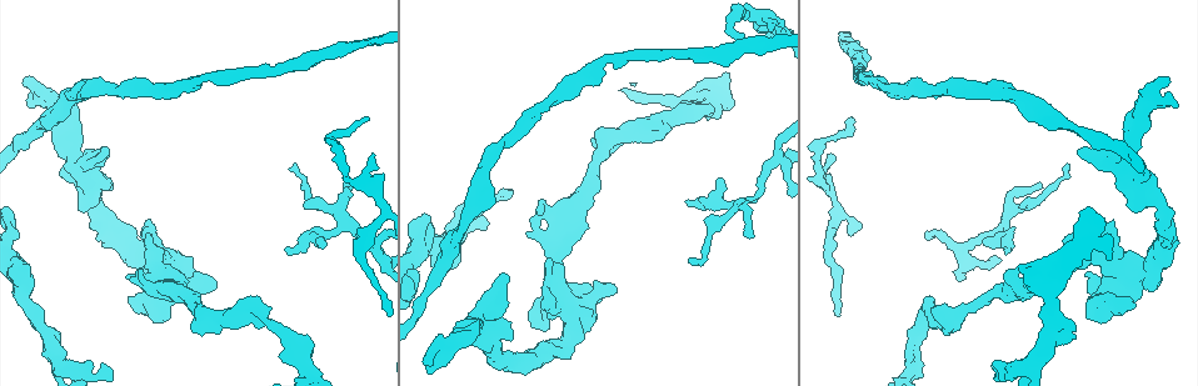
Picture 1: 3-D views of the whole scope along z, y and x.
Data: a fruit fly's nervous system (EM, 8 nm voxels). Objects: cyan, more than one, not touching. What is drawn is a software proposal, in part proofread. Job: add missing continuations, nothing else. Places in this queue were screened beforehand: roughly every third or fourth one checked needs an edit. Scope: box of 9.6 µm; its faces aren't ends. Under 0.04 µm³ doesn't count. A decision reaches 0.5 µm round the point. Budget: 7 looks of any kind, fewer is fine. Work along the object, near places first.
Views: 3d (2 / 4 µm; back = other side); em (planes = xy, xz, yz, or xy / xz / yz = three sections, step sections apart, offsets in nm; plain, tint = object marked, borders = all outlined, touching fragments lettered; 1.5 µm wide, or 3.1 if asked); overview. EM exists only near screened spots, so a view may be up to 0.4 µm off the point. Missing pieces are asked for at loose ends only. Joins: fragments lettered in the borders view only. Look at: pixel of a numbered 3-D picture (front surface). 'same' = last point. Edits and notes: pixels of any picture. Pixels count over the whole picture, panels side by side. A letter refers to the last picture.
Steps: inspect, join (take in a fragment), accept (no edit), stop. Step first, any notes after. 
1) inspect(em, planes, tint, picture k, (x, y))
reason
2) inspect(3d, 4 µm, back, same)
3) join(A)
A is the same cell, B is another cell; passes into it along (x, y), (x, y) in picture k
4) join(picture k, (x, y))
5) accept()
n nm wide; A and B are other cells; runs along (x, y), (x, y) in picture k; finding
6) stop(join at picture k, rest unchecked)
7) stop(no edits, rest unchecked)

inspect(em, planes, plain, picture 1, (852, 116))
branch stops here

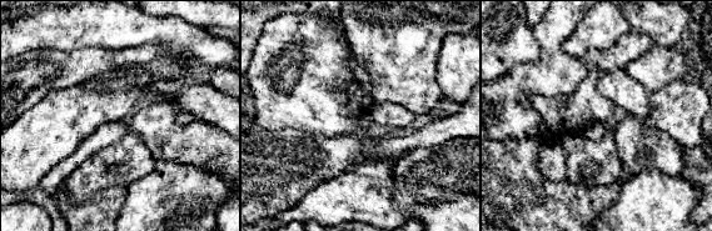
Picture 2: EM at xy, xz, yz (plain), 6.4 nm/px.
inspect(em, planes, borders, same)
see the neighbours

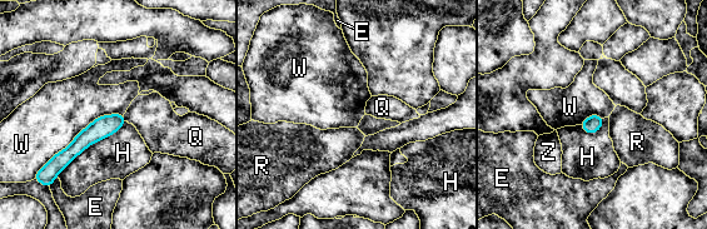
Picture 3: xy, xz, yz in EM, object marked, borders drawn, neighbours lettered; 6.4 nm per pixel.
accept()
E, H, Q, R, W and Z are other cells; border along (123, 114), (95, 118), (45, 163) in picture 3; no lettered fragment goes on from it

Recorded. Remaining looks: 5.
inspect(em, xy, step 8, tint, picture 1, (690, 259))
an open end

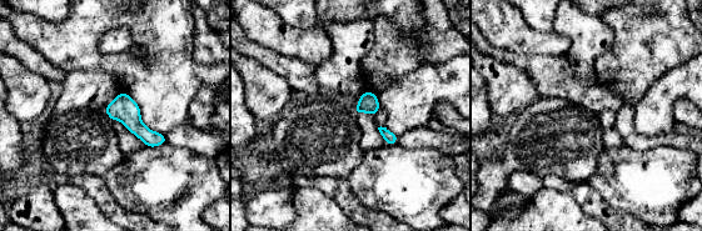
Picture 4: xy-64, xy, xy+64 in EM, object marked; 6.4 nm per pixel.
inspect(em, planes, borders, same)
another direction

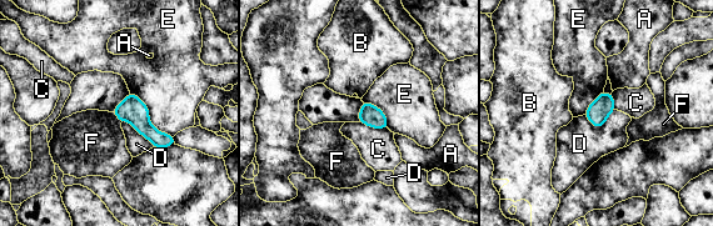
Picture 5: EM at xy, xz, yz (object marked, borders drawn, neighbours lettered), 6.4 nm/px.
accept()
A, B, C, D, E and F are other cells; border along (113, 111), (121, 121) in picture 5; none of them fits

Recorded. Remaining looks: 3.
inspect(3d, 4 µm, picture 1, (1077, 150))

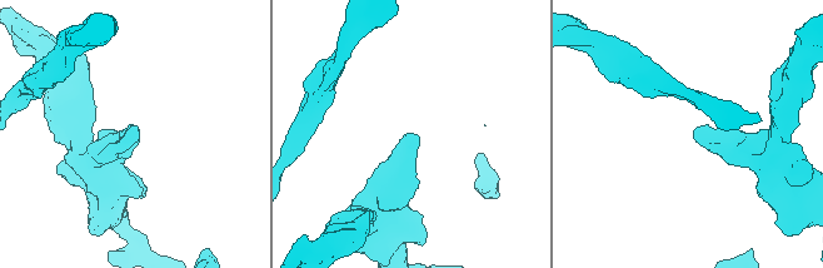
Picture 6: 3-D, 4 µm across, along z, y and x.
inspect(em, planes, tint, picture 6, (693, 131))
shape alone is not enough

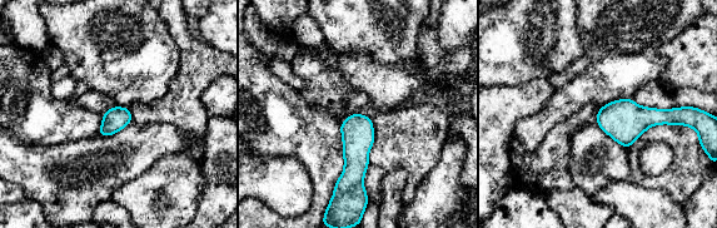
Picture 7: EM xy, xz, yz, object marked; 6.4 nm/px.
inspect(em, planes, borders, same)

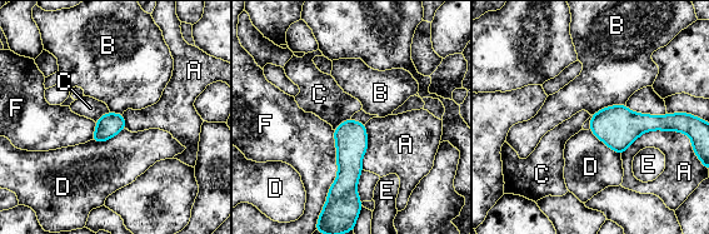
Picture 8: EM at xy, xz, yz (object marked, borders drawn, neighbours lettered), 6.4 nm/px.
accept()
A, B, C, D, E and F are other cells; none of them fits

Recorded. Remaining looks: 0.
stop(no edits, rest unchecked)

